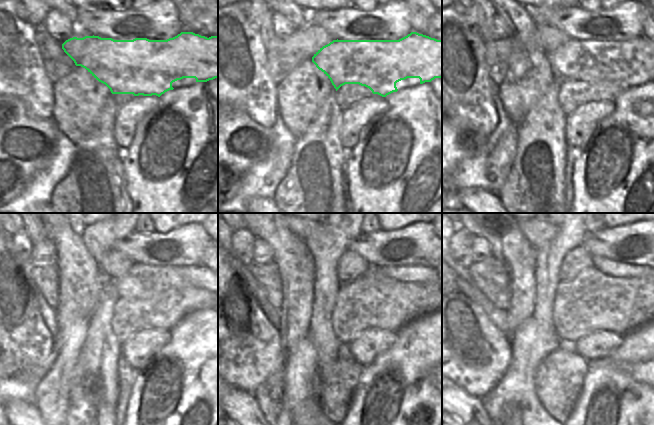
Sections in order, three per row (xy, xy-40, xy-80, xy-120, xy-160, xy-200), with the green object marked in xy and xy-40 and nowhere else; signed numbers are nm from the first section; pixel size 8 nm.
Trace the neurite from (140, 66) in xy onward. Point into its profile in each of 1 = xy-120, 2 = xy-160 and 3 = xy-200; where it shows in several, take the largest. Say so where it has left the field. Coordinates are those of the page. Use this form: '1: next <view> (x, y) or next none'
1: next xy-120 (142, 281)
2: next xy-160 (385, 274)
3: next xy-200 (616, 269)

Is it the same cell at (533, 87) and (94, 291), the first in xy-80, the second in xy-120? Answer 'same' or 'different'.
same

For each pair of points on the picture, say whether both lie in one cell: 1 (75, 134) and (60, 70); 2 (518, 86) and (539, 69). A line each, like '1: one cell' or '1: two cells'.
1: two cells
2: one cell

